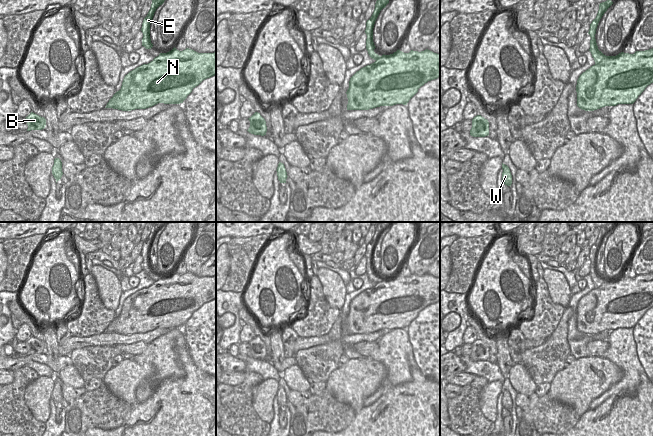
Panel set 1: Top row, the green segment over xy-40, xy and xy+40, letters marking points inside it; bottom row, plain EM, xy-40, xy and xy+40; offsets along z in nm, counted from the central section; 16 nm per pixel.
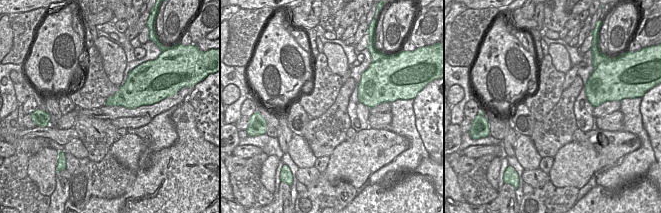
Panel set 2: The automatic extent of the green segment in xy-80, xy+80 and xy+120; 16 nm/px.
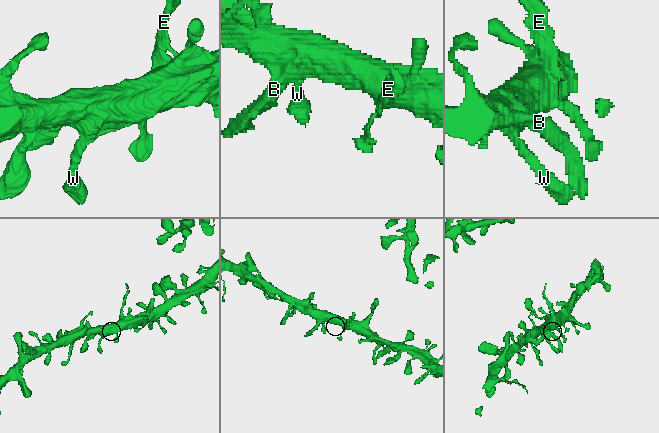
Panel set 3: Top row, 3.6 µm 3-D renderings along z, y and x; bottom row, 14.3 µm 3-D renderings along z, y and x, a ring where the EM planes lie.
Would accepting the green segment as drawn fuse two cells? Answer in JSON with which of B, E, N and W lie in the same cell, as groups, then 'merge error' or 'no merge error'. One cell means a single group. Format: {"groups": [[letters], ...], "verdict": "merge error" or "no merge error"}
{"groups": [["B", "N", "W"], ["E"]], "verdict": "merge error"}

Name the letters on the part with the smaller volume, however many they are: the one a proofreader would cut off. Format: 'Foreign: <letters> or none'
Foreign: E

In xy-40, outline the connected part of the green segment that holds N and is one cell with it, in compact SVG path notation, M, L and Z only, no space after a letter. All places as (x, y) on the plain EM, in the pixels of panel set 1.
M174 271L167 277L160 277L150 287L143 288L125 299L121 313L113 319L105 332L131 335L135 333L146 333L158 327L180 328L183 327L192 314L203 304L214 299L216 299L216 276L198 277L189 272L179 275Z

